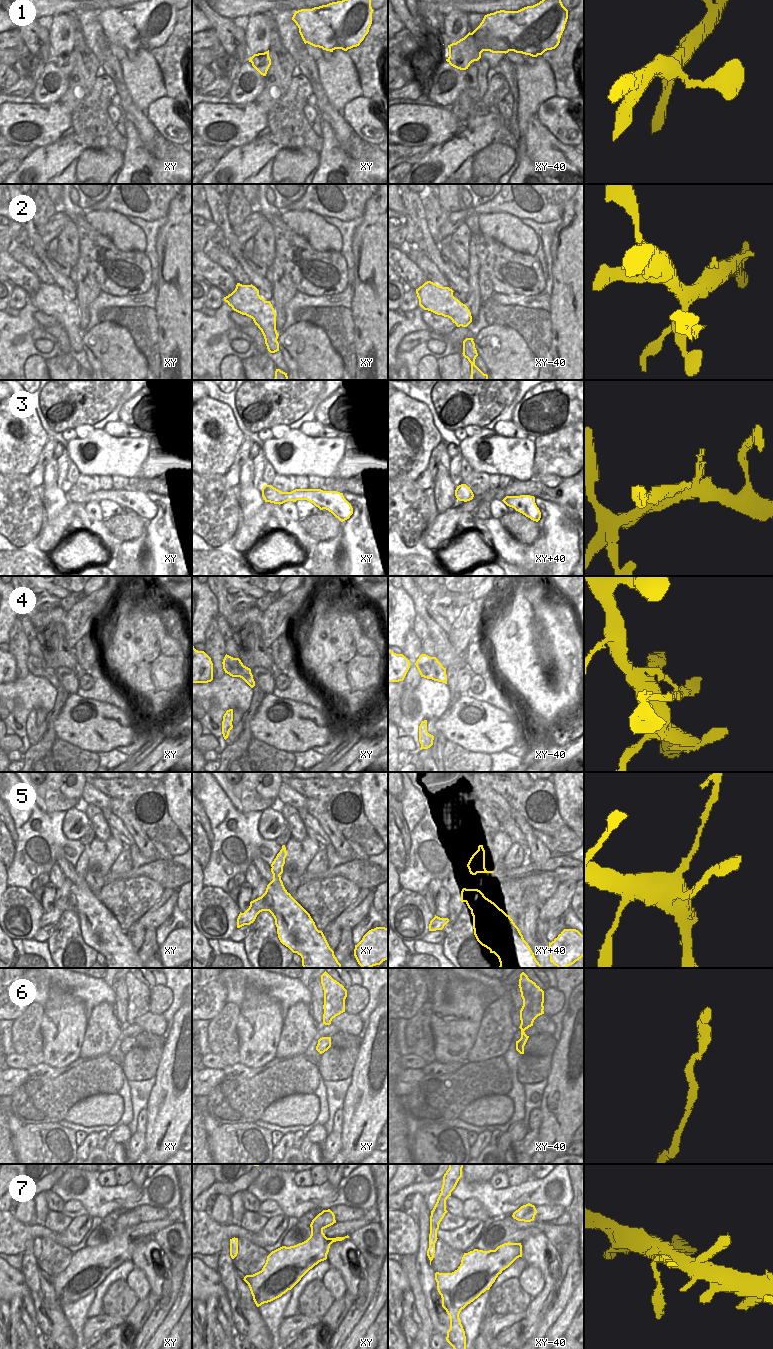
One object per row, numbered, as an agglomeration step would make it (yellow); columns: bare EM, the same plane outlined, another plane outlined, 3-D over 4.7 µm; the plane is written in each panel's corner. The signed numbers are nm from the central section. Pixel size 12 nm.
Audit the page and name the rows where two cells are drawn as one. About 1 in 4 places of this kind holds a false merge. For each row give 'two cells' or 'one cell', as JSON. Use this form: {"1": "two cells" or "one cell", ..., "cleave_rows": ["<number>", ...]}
{"1": "one cell", "2": "one cell", "3": "one cell", "4": "two cells", "5": "two cells", "6": "one cell", "7": "one cell", "cleave_rows": ["4", "5"]}

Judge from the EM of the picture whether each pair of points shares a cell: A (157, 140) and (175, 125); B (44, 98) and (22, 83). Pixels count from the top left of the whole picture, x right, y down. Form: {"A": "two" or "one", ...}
{"A": "two", "B": "two"}

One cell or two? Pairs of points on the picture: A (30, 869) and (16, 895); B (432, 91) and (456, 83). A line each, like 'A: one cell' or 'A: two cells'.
A: two cells
B: one cell

